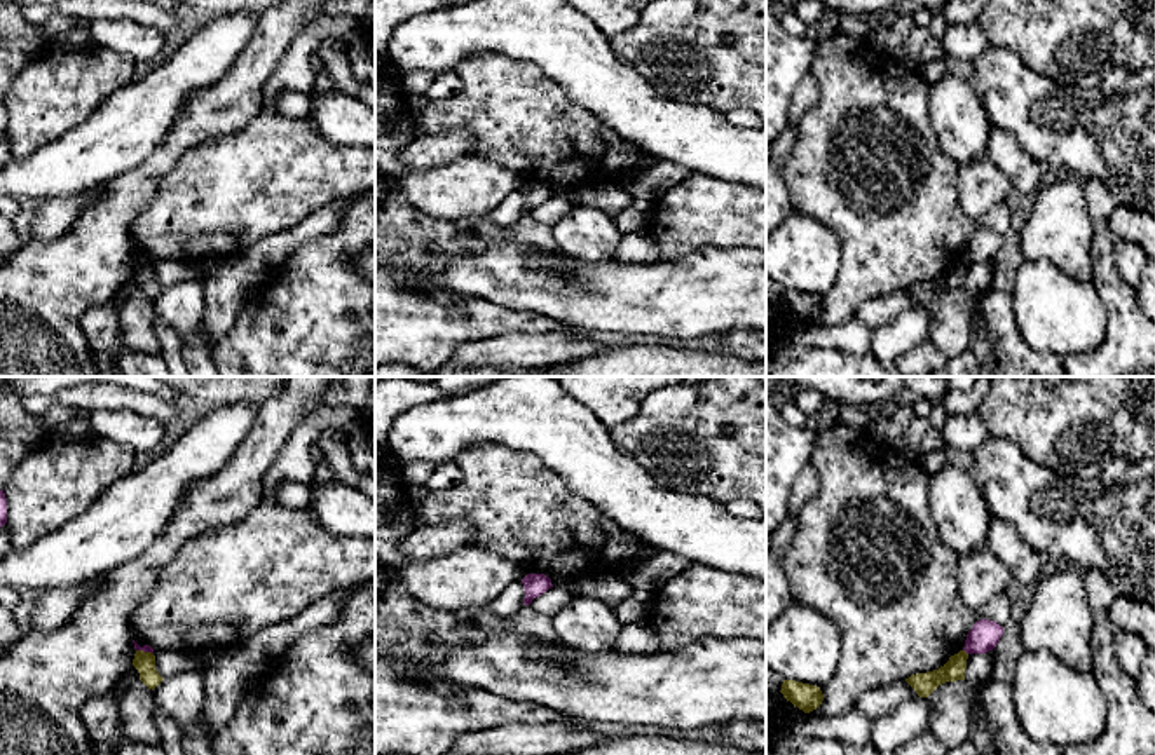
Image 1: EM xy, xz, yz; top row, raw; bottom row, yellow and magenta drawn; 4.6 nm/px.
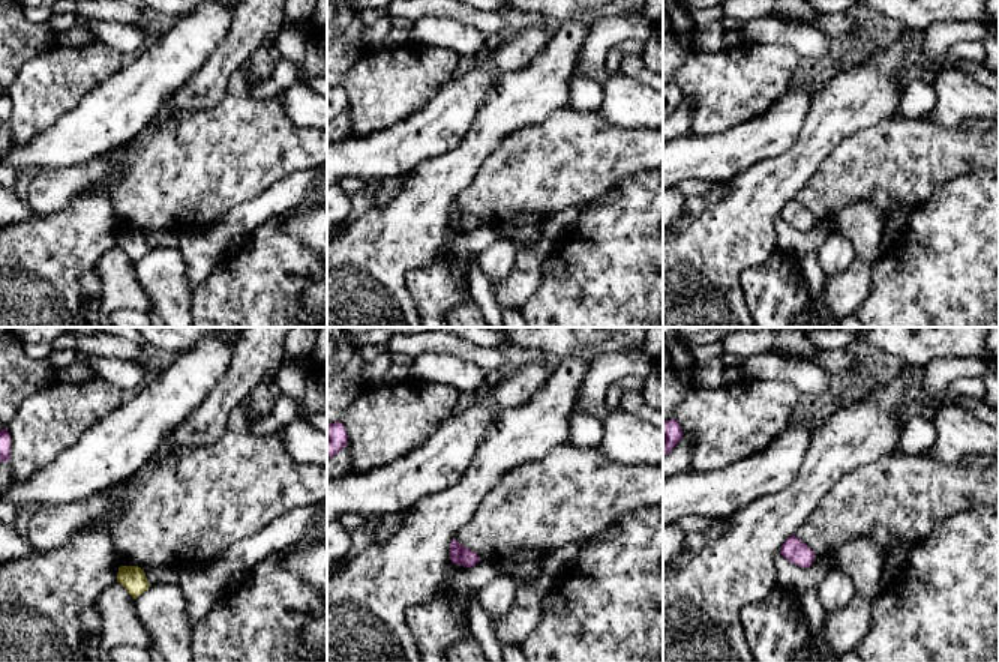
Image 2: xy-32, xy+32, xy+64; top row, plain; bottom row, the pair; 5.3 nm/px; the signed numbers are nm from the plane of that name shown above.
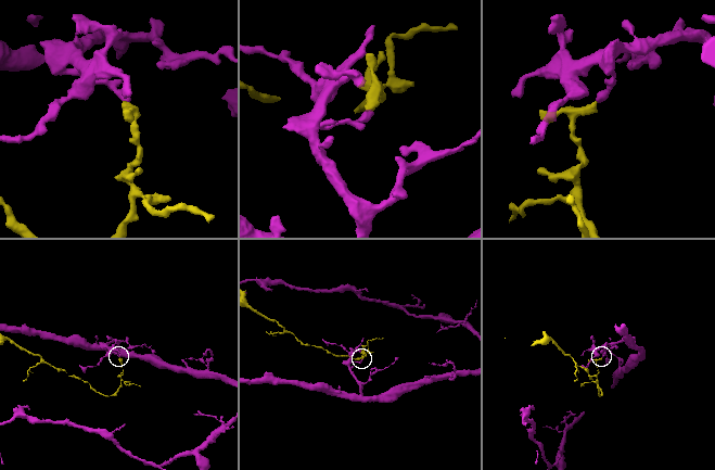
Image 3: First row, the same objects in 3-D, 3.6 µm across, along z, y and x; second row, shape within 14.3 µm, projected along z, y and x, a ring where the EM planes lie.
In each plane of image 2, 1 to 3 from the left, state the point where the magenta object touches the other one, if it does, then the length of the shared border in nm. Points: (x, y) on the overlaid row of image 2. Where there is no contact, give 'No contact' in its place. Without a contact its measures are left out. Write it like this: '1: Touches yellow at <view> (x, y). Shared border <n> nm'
1: No contact
2: No contact
3: No contact

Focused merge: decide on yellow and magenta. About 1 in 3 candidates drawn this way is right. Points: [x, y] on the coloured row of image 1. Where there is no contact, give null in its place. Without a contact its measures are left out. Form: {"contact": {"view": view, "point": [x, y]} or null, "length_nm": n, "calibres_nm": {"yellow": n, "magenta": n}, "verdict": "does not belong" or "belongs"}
{"contact": {"view": "yz", "point": [965, 652]}, "length_nm": 40, "calibres_nm": {"yellow": 100, "magenta": 140}, "verdict": "does not belong"}

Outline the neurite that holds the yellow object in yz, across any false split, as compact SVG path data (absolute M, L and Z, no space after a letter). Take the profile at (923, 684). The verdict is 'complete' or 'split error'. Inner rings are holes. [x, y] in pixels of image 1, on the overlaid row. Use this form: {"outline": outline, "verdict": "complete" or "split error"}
{"outline": "M960 650L951 656L949 661L939 670L916 673L906 678L906 682L916 690L919 697L928 697L939 685L946 682L965 680L968 654Z", "verdict": "complete"}

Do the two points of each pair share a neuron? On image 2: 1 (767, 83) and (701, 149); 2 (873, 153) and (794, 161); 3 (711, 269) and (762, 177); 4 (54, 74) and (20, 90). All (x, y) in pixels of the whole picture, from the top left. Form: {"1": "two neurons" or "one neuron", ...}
{"1": "two neurons", "2": "two neurons", "3": "one neuron", "4": "one neuron"}

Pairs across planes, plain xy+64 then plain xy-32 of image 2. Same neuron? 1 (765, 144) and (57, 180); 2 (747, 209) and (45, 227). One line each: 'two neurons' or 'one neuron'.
1: two neurons
2: one neuron

